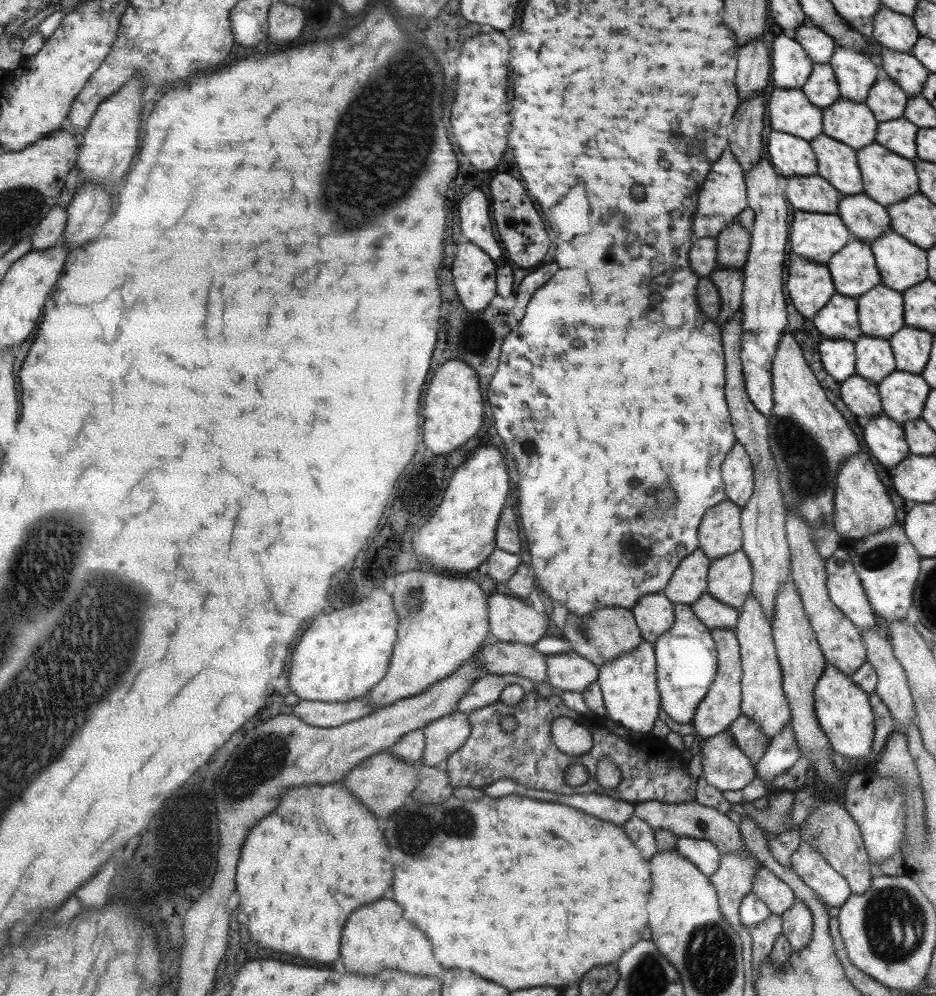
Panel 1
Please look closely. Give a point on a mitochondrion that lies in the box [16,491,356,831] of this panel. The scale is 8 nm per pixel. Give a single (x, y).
(264, 762)

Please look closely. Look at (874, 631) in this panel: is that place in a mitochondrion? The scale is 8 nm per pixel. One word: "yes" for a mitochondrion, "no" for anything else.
no

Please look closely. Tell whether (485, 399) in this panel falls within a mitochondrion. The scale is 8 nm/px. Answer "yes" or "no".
no

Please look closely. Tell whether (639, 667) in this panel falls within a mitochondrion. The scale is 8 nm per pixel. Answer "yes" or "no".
no

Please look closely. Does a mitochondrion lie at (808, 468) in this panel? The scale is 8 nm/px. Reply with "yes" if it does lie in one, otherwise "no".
yes

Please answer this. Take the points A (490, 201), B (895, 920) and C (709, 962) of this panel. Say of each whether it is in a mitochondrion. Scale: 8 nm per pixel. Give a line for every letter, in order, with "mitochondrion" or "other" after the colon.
A: other
B: mitochondrion
C: mitochondrion

